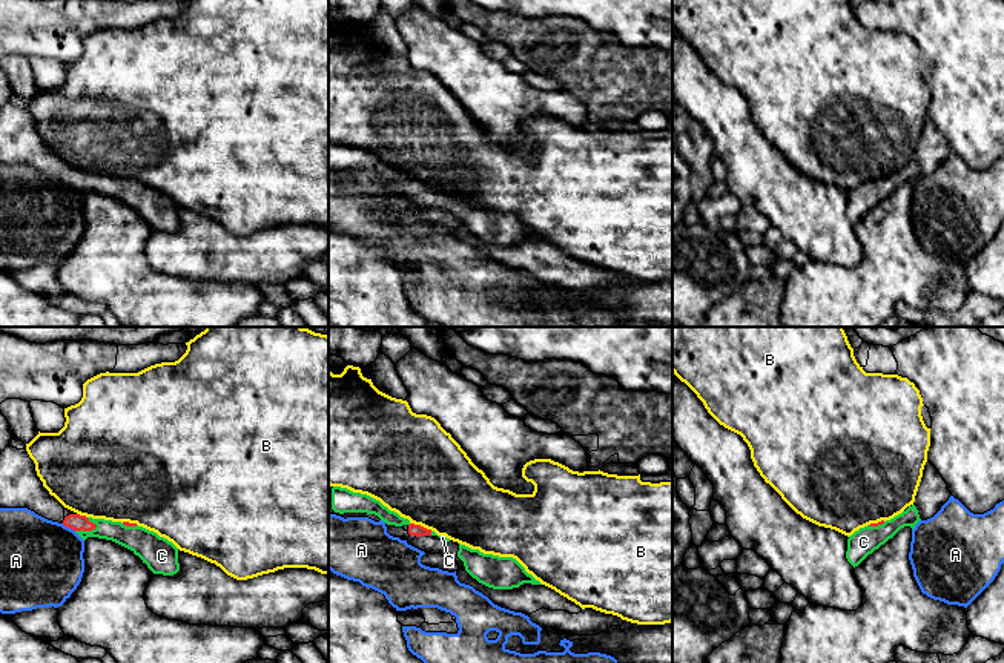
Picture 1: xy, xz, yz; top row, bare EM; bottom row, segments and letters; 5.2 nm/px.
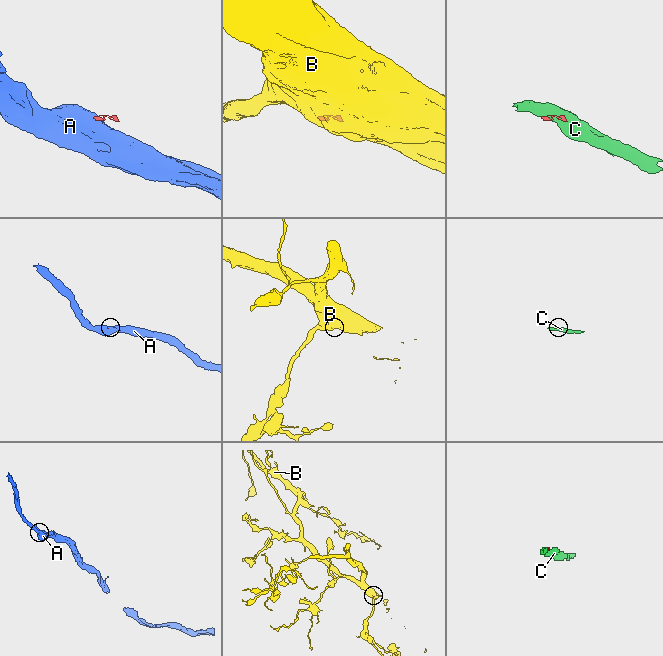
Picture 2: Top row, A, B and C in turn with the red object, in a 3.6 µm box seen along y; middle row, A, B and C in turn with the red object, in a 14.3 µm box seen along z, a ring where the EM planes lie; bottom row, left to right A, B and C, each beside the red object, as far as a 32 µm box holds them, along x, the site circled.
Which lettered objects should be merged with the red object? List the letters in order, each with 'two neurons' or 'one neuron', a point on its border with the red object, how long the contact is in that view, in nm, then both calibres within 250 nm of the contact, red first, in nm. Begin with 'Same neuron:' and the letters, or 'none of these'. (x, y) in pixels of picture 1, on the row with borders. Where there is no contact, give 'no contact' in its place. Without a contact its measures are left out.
Same neuron: C
A: two neurons; meets red in xy at (68, 527); contact 80 nm long; 90 nm thick on the red side, 440 nm on the other
B: two neurons; meets red in xz at (419, 525); contact 130 nm long; 60 nm thick on the red side, 480 nm on the other
C: one neuron; meets red in xy at (86, 530); contact 120 nm long; 90 nm thick on the red side, 130 nm on the other

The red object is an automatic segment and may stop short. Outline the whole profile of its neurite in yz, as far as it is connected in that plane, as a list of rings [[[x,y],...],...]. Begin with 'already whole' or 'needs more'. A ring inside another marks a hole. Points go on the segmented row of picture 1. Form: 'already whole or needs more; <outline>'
needs more; [[[910,505],[890,520],[881,520],[860,528],[847,539],[847,562],[854,568],[858,566],[869,554],[892,539],[901,528],[910,526],[913,529],[920,520],[916,506]]]

